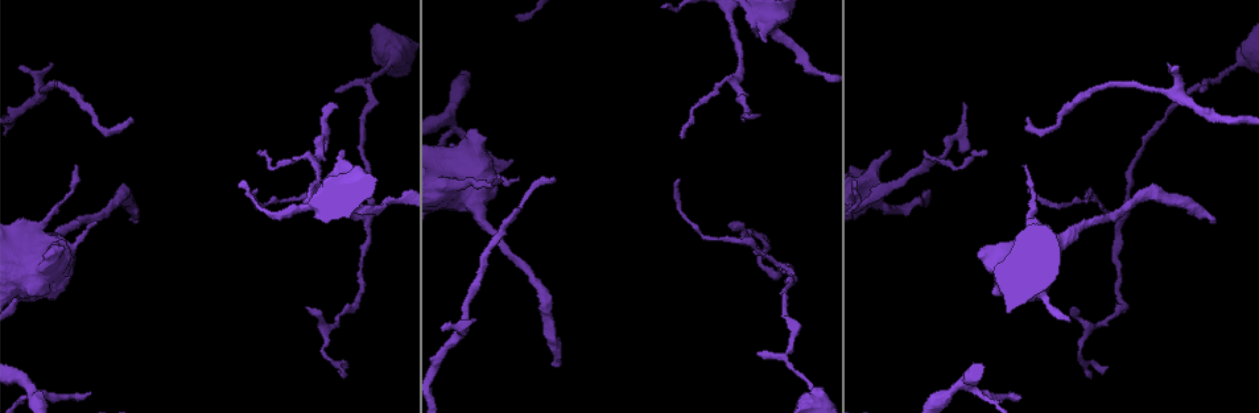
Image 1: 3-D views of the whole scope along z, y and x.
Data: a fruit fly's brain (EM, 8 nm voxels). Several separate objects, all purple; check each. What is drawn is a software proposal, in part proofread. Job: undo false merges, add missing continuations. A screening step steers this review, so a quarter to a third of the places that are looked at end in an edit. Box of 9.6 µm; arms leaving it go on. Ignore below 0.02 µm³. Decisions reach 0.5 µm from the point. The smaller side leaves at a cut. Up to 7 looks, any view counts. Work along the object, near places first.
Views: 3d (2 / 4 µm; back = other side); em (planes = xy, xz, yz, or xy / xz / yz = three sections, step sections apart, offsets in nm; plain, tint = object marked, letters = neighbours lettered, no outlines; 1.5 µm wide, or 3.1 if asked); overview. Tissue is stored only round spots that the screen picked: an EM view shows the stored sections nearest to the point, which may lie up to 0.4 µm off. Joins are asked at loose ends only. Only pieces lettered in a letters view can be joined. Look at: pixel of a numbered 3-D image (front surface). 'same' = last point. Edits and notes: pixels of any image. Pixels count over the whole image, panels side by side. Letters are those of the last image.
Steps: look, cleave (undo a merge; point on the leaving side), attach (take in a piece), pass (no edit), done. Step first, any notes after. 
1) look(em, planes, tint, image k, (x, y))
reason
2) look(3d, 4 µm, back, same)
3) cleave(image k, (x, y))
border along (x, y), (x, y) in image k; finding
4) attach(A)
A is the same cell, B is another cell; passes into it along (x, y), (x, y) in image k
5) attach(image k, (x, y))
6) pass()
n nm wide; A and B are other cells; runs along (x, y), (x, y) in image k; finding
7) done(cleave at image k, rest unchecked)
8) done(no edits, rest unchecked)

look(3d, 4 µm, image 1, (443, 179))

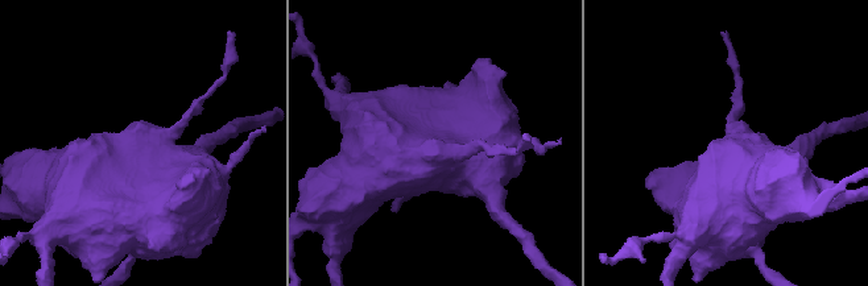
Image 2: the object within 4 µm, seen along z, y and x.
look(em, xy, step 8, tint, image 2, (729, 123))
now the EM

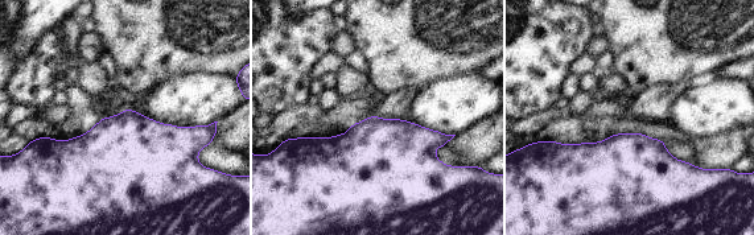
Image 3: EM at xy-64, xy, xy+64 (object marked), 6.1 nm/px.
look(em, planes, letters, same)
another direction

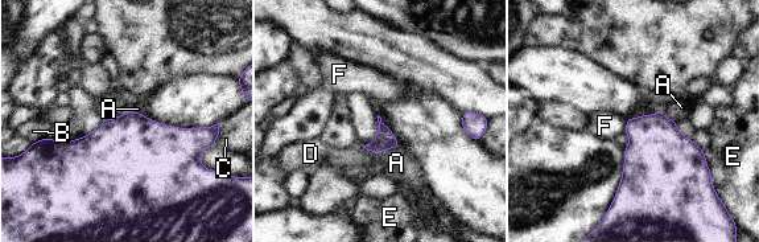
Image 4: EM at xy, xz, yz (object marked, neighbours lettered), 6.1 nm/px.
pass()
A, B, C, D, E and F are other cells; border along (627, 120), (623, 132) in image 4; none of them fits

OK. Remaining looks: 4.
look(3d, 4 µm, back, image 1, (27, 293))
branch stops here

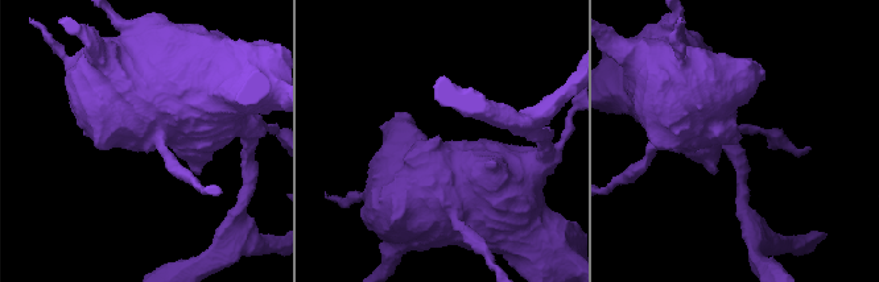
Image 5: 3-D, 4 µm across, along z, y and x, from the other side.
look(em, planes, letters, image 5, (437, 137))
shape alone is not enough

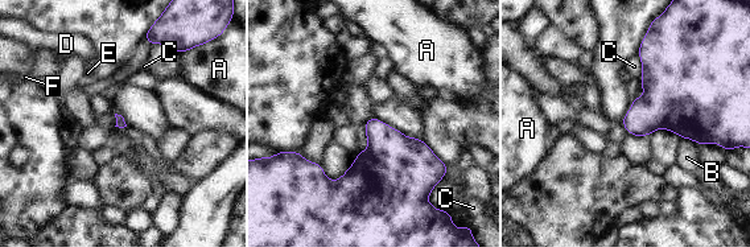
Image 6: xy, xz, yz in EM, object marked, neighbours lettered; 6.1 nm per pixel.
pass()
C touches over 160 nm; A, B, C, D, E and F are other cells; border along (638, 53), (642, 61), (641, 78) in image 6; none of them fits

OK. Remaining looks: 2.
look(3d, 4 µm, image 1, (358, 175))
stops while still wide

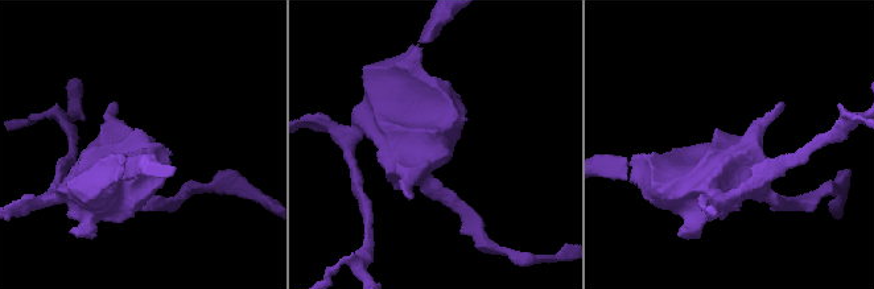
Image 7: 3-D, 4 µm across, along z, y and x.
look(em, planes, letters, image 7, (146, 142))
shape alone is not enough

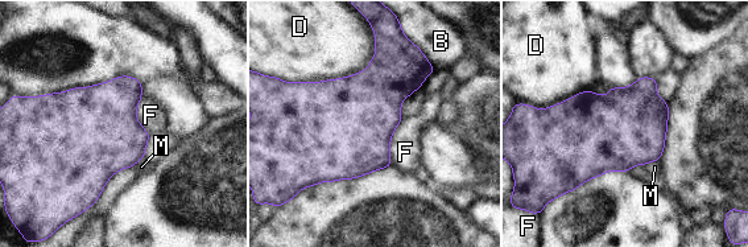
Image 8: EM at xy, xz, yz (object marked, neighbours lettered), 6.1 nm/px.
pass()
D touches over 550 nm; B, D, F and M are other cells; border along (658, 160), (652, 160), (644, 165) in image 8; no lettered piece goes on from it

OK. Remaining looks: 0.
done(no edits, rest unchecked)

